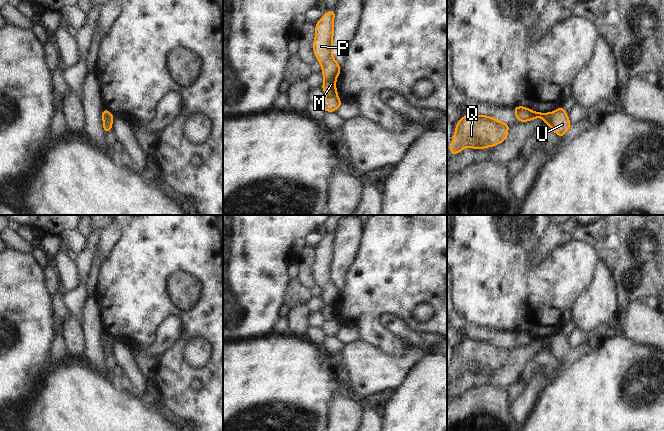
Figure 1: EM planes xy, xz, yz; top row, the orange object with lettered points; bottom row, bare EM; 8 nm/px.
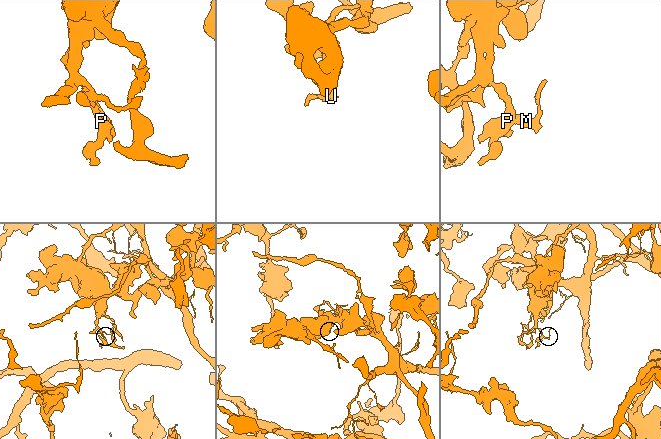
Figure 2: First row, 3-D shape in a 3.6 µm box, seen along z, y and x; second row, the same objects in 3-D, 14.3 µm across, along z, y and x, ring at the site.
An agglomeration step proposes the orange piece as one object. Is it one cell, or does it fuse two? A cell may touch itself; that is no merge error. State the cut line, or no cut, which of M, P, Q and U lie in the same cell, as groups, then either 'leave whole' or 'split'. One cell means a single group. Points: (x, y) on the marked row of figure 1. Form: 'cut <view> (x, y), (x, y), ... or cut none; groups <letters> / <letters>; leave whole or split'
cut yz (552, 112), (552, 121), (549, 124); groups M P Q / U; split

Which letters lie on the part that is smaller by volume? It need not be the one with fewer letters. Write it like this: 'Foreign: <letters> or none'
Foreign: U

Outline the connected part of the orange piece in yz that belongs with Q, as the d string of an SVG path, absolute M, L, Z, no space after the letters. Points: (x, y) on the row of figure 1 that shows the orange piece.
M467 113L456 123L450 154L456 155L467 147L480 150L503 143L509 127L509 124L491 116Z

